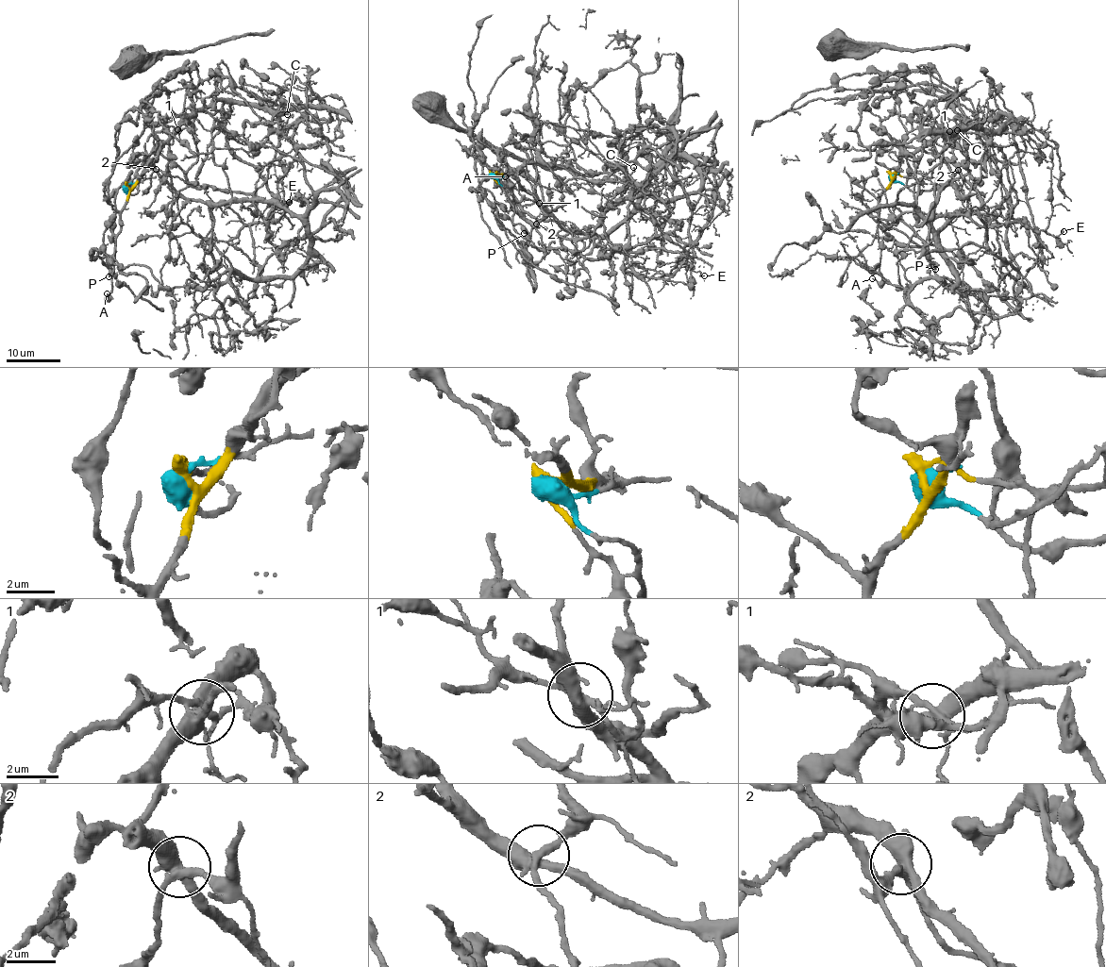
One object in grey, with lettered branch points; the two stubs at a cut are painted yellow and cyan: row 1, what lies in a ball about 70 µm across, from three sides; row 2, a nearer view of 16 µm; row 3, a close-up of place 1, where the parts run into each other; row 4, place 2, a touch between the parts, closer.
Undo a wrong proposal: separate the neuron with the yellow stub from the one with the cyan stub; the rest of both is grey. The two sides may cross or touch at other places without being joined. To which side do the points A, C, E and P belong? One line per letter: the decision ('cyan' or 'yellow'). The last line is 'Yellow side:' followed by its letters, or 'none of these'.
A: yellow
C: yellow
E: cyan
P: yellow
Yellow side: A, C, P

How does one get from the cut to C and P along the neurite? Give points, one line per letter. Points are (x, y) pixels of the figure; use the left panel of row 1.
C: (127, 188), (180, 124), (217, 101), (285, 108), (280, 107), (287, 114)
P: (127, 188), (129, 194), (121, 213), (121, 230), (112, 236), (114, 250), (107, 259), (111, 271), (108, 276)

